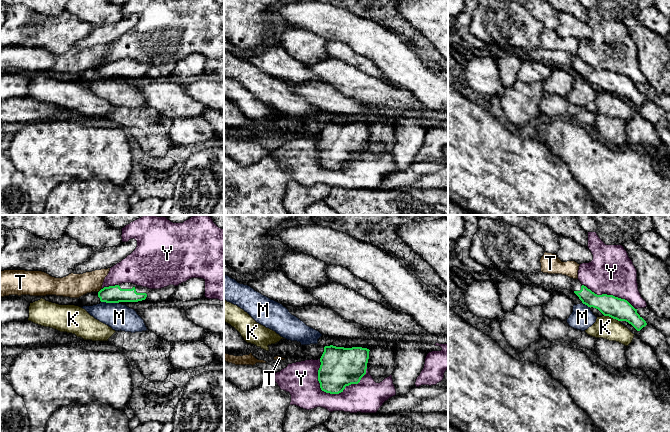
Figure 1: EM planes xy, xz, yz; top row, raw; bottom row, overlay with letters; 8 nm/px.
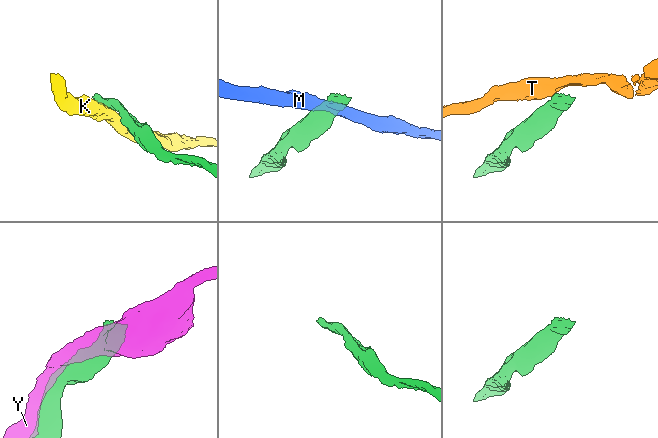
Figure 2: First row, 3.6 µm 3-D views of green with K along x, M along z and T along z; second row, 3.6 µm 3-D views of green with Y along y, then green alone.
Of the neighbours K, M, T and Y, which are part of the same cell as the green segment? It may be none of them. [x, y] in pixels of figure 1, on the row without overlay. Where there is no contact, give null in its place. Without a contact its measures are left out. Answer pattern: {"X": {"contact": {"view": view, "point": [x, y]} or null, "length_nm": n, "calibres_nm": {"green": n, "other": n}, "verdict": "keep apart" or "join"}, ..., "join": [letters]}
{"K": {"contact": {"view": "yz", "point": [612, 93]}, "length_nm": 140, "calibres_nm": {"green": 180, "other": 180}, "verdict": "keep apart"}, "M": {"contact": {"view": "xy", "point": [110, 78]}, "length_nm": 140, "calibres_nm": {"green": 140, "other": 200}, "verdict": "keep apart"}, "T": {"contact": {"view": "xy", "point": [100, 66]}, "length_nm": 50, "calibres_nm": {"green": 140, "other": 190}, "verdict": "keep apart"}, "Y": {"contact": {"view": "xz", "point": [346, 161]}, "length_nm": 420, "calibres_nm": {"green": 320, "other": 260}, "verdict": "keep apart"}, "join": []}

